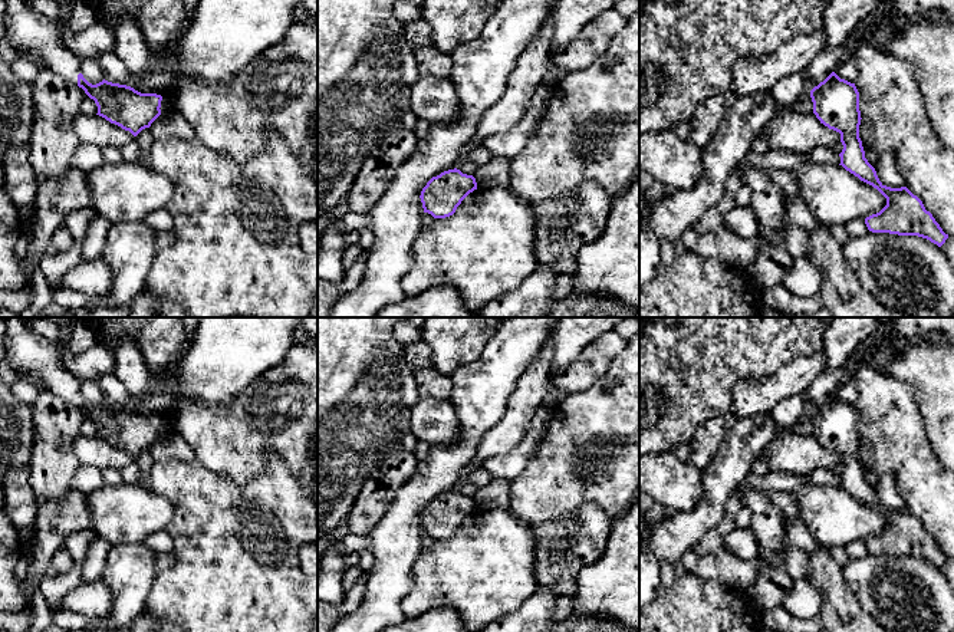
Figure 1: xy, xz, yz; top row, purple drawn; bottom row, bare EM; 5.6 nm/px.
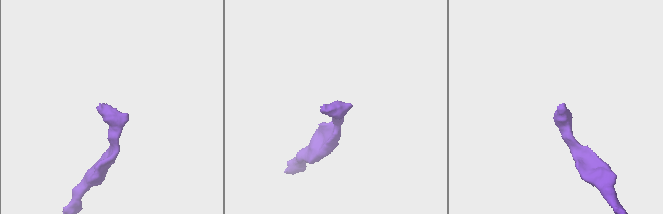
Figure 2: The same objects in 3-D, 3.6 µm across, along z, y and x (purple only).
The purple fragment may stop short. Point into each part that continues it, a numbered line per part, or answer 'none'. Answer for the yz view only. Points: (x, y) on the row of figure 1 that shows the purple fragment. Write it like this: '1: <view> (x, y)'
none

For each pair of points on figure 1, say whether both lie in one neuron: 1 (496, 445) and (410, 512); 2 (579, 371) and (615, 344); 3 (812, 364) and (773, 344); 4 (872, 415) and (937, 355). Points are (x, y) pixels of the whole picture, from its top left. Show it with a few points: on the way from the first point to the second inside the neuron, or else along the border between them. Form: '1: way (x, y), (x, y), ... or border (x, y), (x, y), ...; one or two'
1: border (486, 431), (476, 448), (473, 463); two
2: way (588, 368), (607, 352); one
3: border (821, 349), (792, 359), (770, 375); two
4: border (880, 365), (910, 389), (913, 401), (921, 414); two

